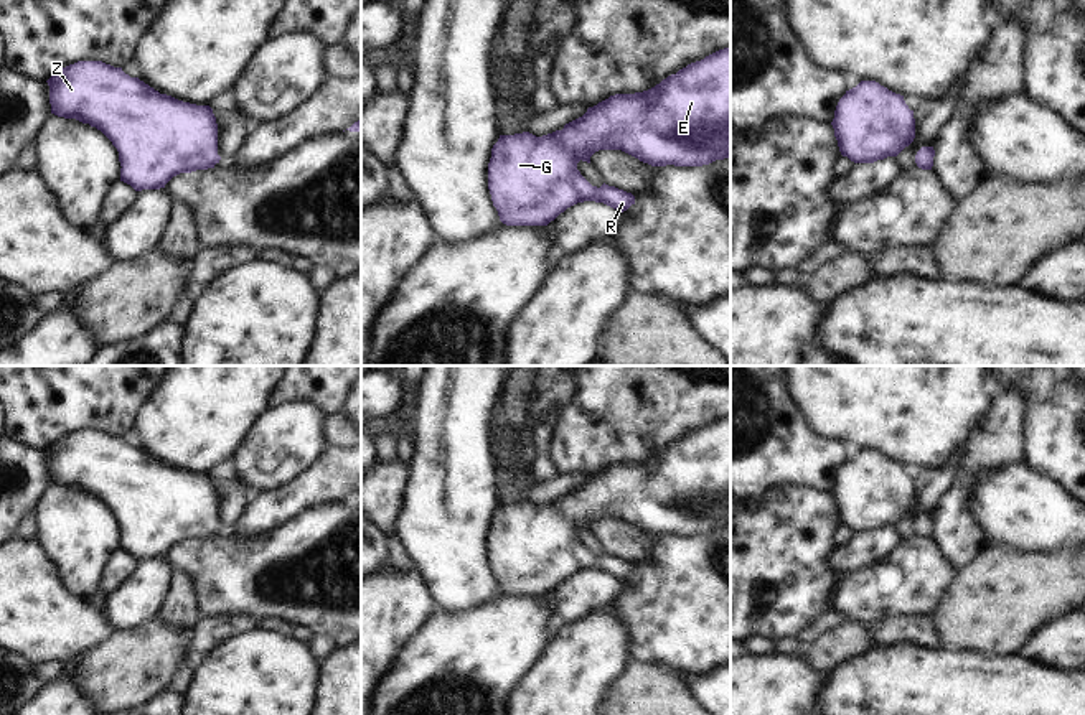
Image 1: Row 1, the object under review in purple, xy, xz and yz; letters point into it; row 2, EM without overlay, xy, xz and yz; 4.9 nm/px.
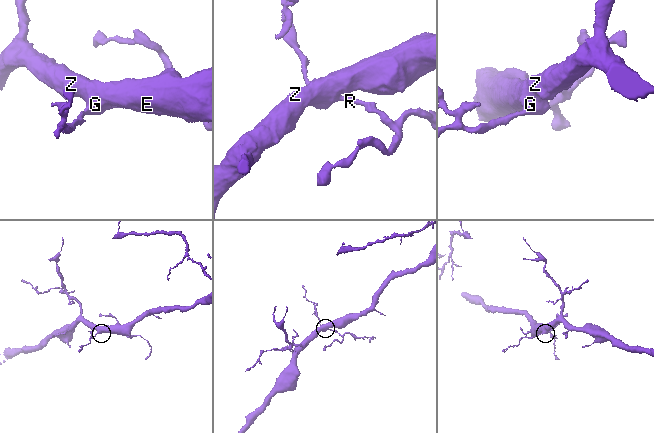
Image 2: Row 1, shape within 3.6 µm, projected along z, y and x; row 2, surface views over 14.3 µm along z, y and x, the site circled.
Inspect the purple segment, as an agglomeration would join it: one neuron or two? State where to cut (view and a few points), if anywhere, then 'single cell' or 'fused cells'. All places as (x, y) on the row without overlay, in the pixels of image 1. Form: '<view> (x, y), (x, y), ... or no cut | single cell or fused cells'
no cut | single cell

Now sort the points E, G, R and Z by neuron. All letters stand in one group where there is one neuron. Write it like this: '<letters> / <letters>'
E G R Z

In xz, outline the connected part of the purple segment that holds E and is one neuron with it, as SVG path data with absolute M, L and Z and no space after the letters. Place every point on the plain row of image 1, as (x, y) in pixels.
M730 415L719 418L701 430L691 432L668 445L655 456L635 463L615 463L589 476L587 481L566 493L562 499L536 506L529 501L500 504L491 517L488 532L488 558L500 590L506 595L547 595L567 577L595 570L613 578L627 580L635 565L615 555L592 555L577 539L577 532L590 532L599 519L622 519L651 535L702 535L730 526Z

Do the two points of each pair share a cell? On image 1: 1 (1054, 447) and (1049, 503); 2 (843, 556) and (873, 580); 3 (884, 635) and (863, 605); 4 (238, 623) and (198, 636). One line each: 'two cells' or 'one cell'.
1: two cells
2: two cells
3: two cells
4: one cell

